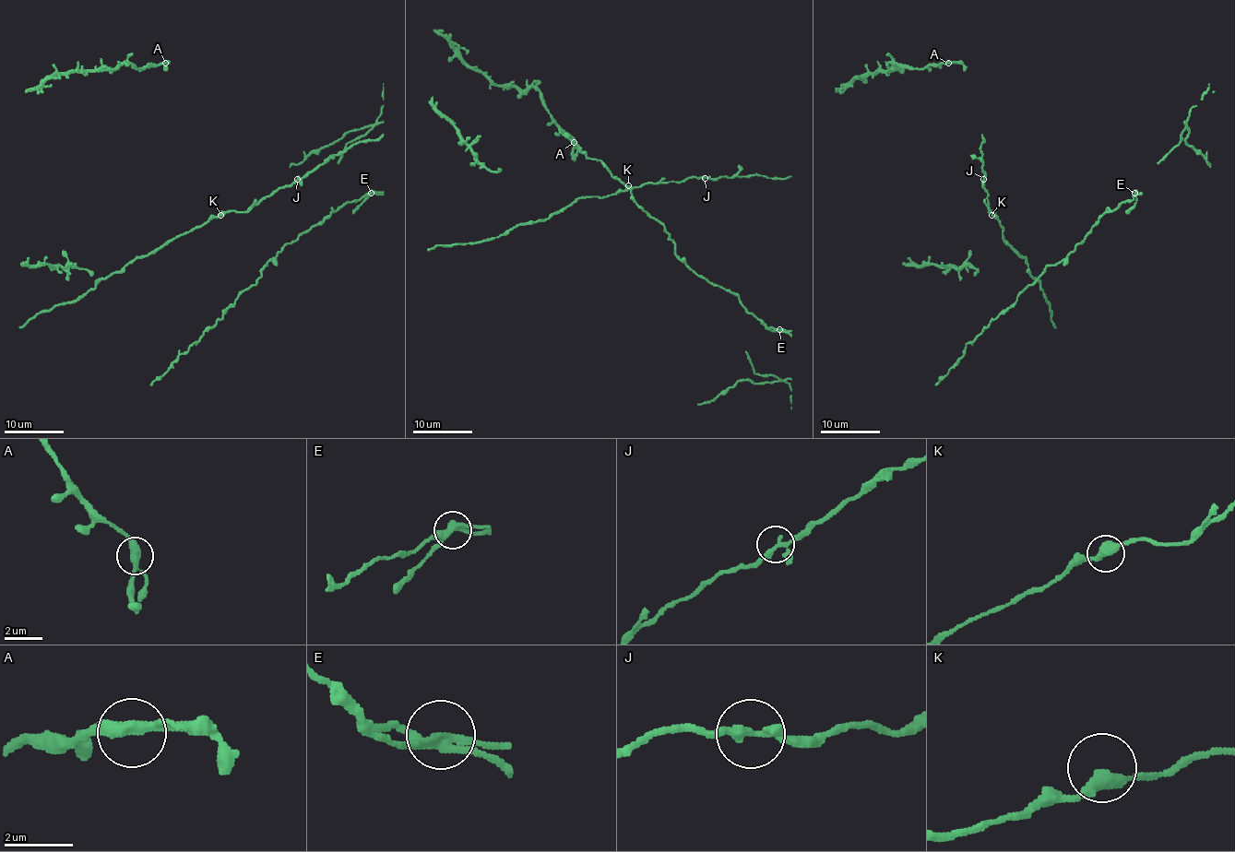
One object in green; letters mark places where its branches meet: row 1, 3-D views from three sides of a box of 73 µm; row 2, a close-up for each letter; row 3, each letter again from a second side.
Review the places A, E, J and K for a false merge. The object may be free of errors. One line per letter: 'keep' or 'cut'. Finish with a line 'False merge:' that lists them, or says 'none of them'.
A: keep
E: cut
J: keep
K: keep
False merge: E

